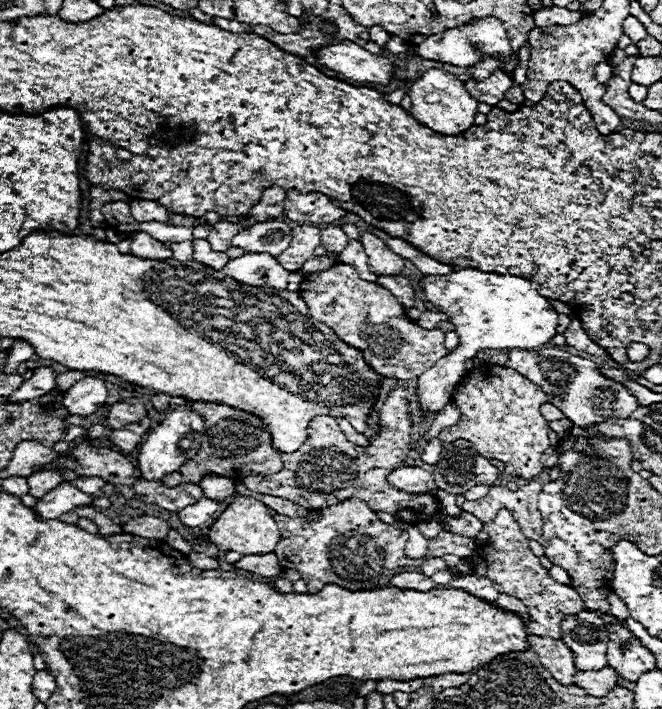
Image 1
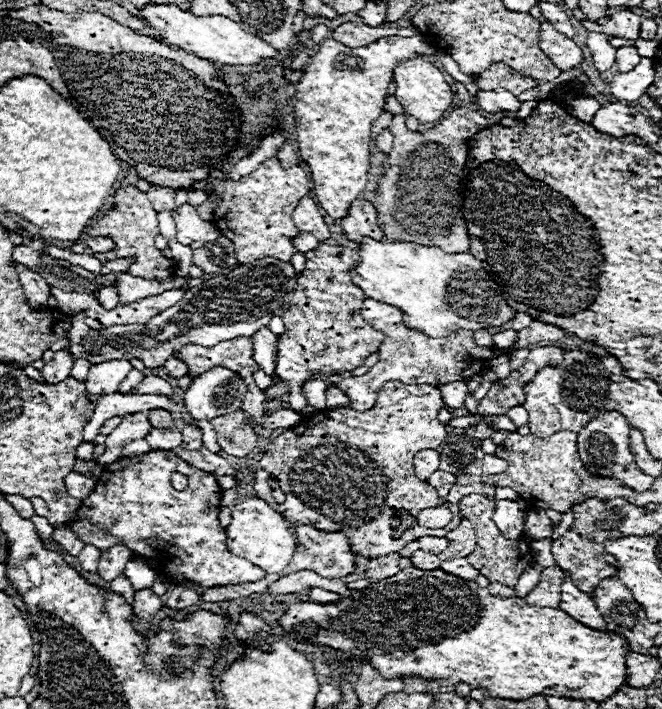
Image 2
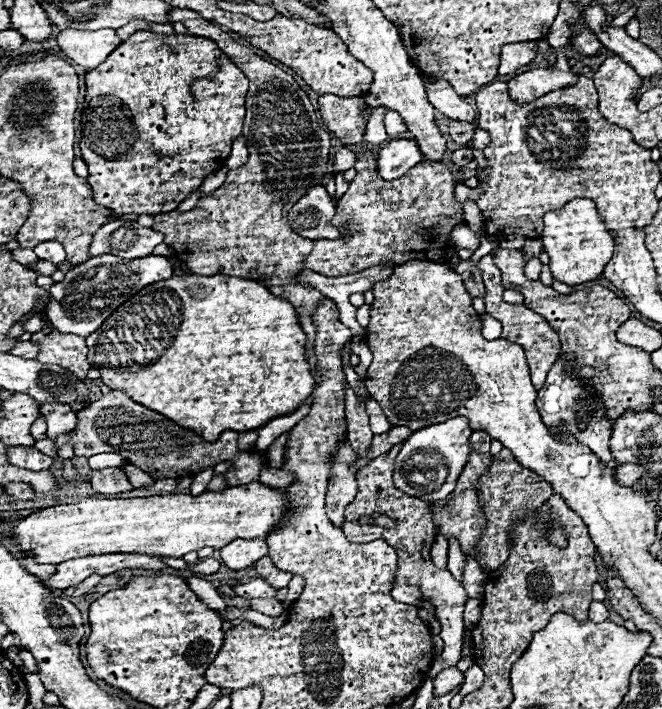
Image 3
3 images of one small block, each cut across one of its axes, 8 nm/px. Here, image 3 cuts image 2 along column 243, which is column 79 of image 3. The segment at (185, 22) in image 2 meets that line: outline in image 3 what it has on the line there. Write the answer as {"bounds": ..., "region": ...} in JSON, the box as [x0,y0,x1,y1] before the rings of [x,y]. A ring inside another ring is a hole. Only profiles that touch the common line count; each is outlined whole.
{"bounds":[56,28,122,70],"region":[[[66,28],[58,32],[56,42],[62,48],[62,52],[70,60],[74,60],[74,64],[86,70],[92,70],[100,66],[122,40],[110,28],[104,28],[104,30]]]}

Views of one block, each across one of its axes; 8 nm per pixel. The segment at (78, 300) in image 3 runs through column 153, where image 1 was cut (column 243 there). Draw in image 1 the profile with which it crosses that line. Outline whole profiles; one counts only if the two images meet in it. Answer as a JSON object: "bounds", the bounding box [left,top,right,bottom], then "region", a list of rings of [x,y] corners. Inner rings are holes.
{"bounds":[222,254,288,290],"region":[[[244,254],[230,260],[222,272],[240,280],[242,284],[252,286],[270,286],[276,290],[286,290],[288,286],[288,270],[280,266],[280,262],[270,254]]]}

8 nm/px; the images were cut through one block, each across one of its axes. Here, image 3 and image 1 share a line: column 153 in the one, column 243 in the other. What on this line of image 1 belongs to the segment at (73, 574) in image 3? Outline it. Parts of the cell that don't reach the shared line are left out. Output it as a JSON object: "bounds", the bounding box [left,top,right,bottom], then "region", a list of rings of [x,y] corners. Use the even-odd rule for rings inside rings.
{"bounds":[234,554,282,578],"region":[[[250,554],[250,556],[242,556],[234,566],[240,568],[240,570],[254,572],[254,574],[264,576],[264,578],[274,578],[274,576],[280,576],[280,572],[282,572],[282,568],[278,564],[278,558],[274,554]]]}

